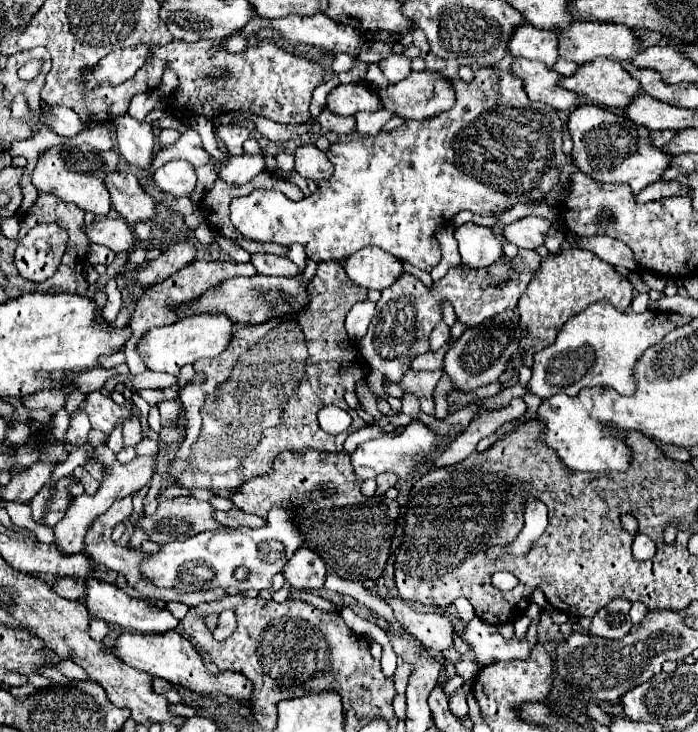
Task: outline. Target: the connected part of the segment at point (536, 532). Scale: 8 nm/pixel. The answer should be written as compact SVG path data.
M530 499L528 503L525 505L525 513L524 513L524 527L518 535L518 539L510 545L510 547L492 547L490 551L488 551L488 557L490 559L496 559L498 555L502 555L502 553L512 553L512 555L524 555L524 553L528 553L528 549L532 547L532 543L544 533L544 529L546 529L546 525L548 525L548 513L546 513L546 507L540 503L540 501L536 501L536 499Z

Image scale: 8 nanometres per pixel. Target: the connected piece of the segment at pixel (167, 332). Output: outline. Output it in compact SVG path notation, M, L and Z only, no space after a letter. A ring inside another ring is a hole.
M192 315L184 317L172 325L148 329L138 343L138 355L142 357L148 371L166 371L178 375L178 371L186 363L194 363L200 357L216 357L220 355L232 335L234 323L226 315Z

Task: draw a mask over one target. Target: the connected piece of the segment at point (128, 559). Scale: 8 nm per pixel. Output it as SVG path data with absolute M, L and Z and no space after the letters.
M126 497L126 499L122 499L122 501L114 501L112 503L112 507L110 509L106 509L100 517L96 517L96 521L94 521L94 525L90 525L90 529L88 529L88 533L86 533L86 537L84 537L84 549L82 549L82 553L86 553L88 557L92 557L96 563L100 563L100 565L106 565L108 569L112 569L112 571L116 571L116 573L124 573L124 577L128 579L128 583L140 593L140 595L144 595L144 599L154 599L154 601L182 601L182 603L186 603L186 605L198 605L198 603L210 603L210 601L216 601L216 599L222 599L224 595L226 595L226 591L224 589L214 589L214 591L202 591L202 593L188 593L188 595L178 595L174 589L160 589L160 587L156 587L156 585L152 585L150 581L146 581L142 575L140 575L140 561L146 557L144 553L136 553L136 551L130 551L130 549L118 549L118 545L110 539L110 535L112 535L112 531L114 531L114 527L120 523L120 521L124 521L128 515L132 513L132 497Z

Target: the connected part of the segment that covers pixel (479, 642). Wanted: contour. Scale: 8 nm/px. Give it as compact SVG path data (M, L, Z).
M474 617L466 625L466 629L456 635L460 635L470 645L470 649L476 655L478 665L488 665L492 661L498 663L498 661L528 657L530 649L538 643L535 620L528 628L528 641L522 641L522 643L516 637L504 639L494 625L488 625L484 621L480 621L478 617Z

